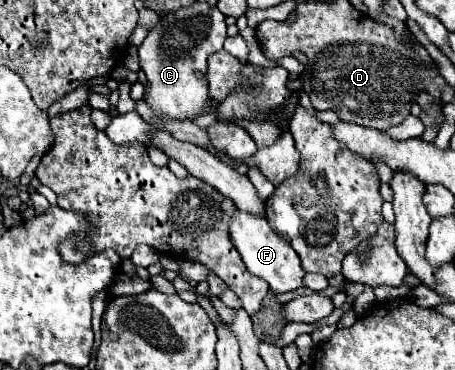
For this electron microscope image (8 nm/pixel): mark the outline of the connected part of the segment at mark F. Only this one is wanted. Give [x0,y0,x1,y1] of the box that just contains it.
[231,210,305,294]

